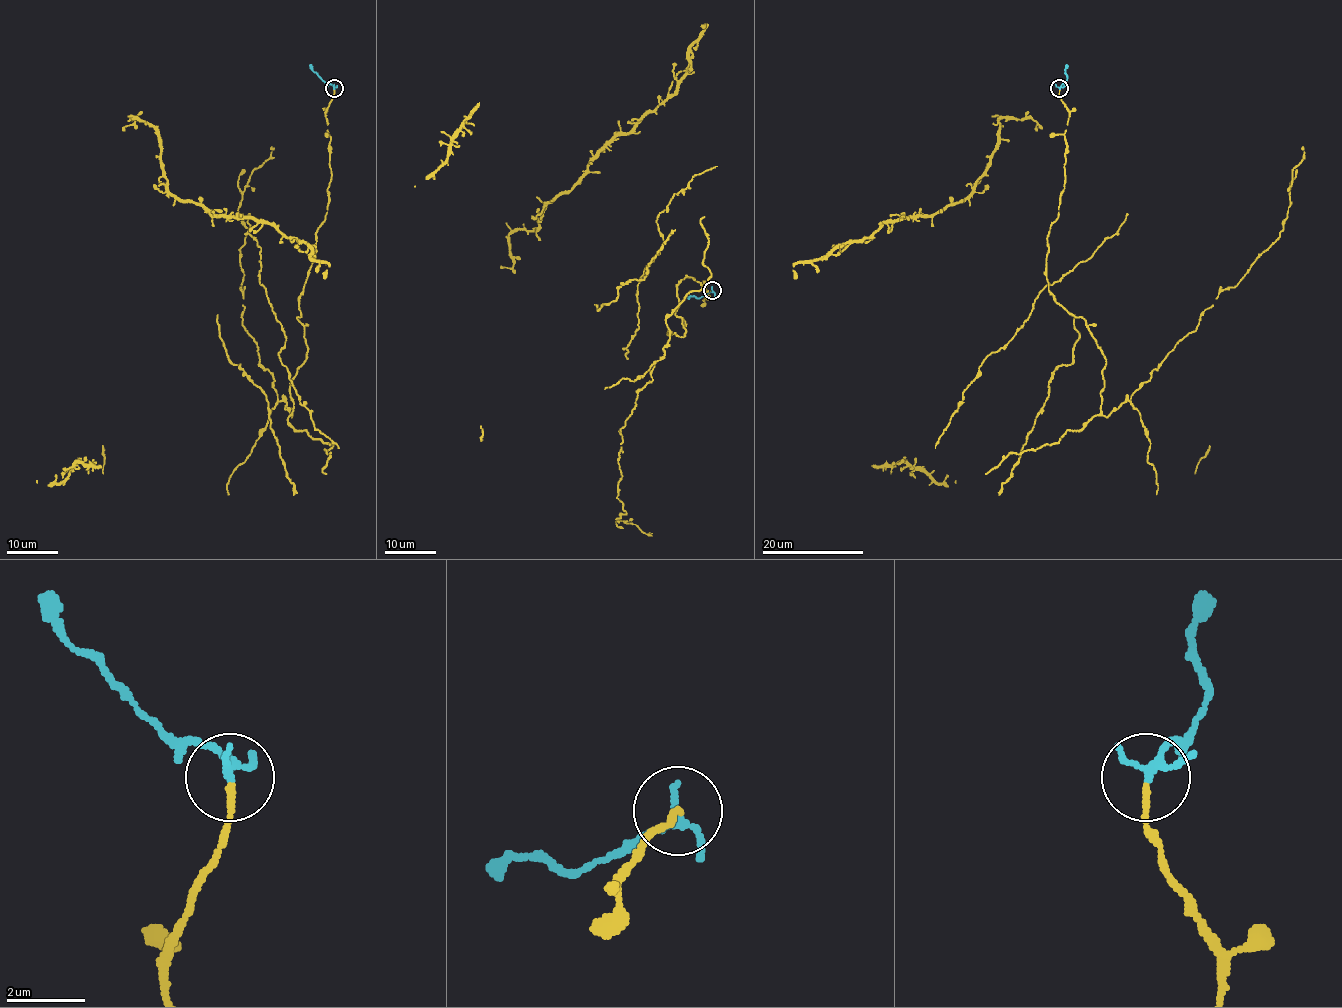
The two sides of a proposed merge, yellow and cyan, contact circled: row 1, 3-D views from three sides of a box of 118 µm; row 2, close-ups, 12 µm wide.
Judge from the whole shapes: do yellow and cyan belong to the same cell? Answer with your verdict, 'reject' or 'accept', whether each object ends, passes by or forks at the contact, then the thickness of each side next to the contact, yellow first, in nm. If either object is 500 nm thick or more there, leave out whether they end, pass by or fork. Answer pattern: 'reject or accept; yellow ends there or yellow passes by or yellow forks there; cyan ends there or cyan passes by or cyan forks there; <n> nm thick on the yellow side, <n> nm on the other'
reject; yellow ends there; cyan passes by; 140 nm thick on the yellow side, 190 nm on the other

